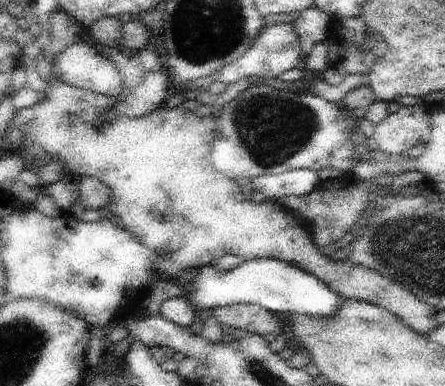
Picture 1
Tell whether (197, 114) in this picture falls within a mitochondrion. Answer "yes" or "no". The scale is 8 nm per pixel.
no

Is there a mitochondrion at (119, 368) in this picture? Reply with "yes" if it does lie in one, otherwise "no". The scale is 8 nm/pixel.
no

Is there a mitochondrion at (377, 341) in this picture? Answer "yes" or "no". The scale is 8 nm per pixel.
no

